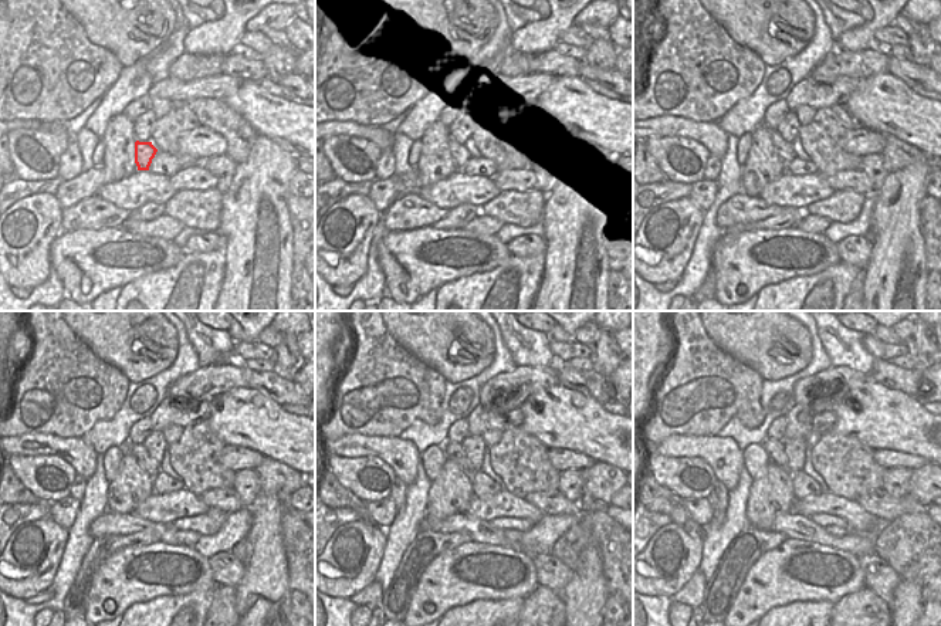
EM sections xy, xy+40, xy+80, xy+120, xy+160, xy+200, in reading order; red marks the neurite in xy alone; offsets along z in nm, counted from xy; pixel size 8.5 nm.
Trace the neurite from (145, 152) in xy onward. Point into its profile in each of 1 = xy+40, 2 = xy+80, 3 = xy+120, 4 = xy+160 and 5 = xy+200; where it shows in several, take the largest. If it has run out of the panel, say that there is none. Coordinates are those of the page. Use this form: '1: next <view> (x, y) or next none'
1: next xy+40 (461, 152)
2: next xy+80 (785, 148)
3: next xy+120 (139, 452)
4: next xy+160 (453, 450)
5: next xy+200 (775, 450)

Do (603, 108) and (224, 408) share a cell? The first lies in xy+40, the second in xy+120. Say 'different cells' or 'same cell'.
same cell

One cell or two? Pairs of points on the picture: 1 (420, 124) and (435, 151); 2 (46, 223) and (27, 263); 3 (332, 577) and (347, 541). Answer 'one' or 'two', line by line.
1: two
2: one
3: one

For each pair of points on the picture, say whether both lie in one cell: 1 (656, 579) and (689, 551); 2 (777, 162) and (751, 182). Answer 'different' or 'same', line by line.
1: same
2: same

